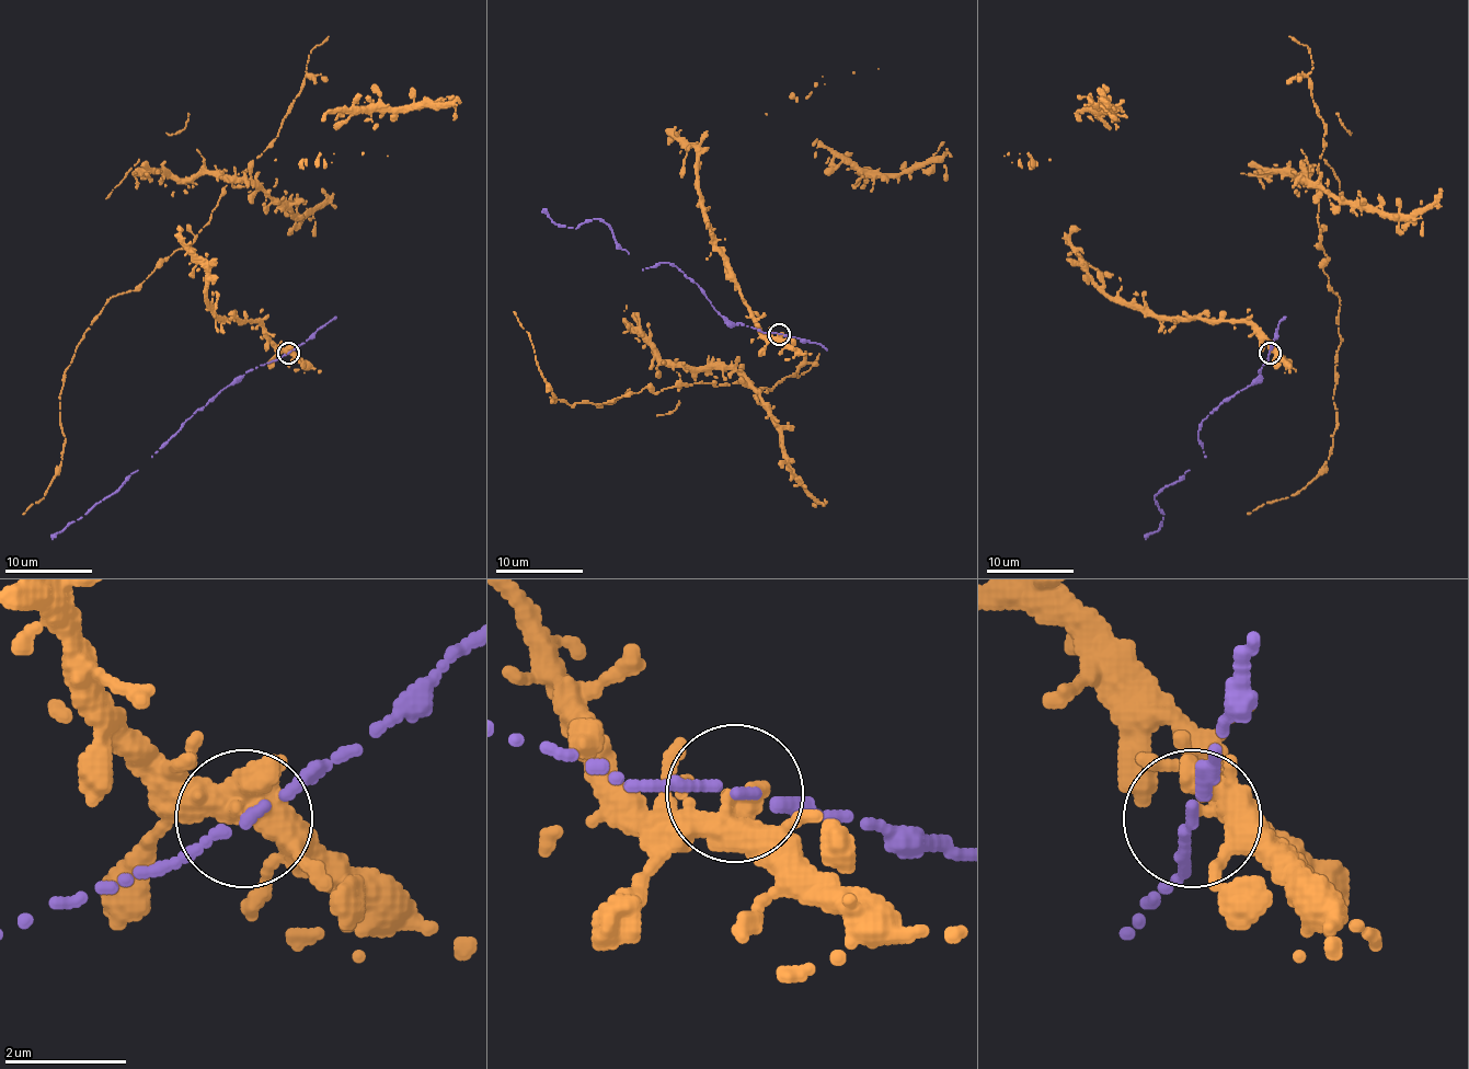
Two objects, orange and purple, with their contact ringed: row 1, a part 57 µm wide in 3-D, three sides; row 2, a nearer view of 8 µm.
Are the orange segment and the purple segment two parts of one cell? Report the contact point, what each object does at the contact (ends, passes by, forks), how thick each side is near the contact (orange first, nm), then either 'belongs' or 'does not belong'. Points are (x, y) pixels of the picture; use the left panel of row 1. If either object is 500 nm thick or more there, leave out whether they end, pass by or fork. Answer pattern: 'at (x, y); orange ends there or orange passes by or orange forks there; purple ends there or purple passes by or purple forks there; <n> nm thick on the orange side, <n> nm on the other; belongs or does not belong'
at (288, 353); orange forks there; purple passes by; 280 nm thick on the orange side, 140 nm on the other; belongs

